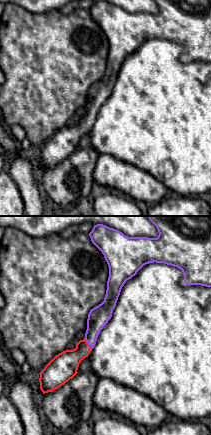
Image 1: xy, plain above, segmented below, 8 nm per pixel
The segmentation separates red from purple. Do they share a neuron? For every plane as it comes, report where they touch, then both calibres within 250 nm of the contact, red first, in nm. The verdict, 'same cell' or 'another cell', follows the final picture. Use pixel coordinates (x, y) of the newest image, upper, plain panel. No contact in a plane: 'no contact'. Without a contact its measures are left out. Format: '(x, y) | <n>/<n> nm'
(88, 120) | 200/170 nm

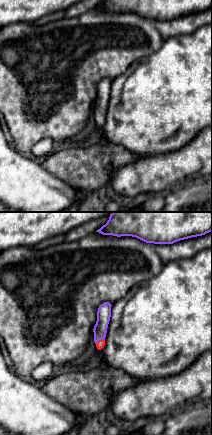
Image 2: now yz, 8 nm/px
(99, 116) | 70/110 nm

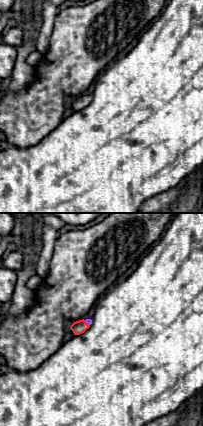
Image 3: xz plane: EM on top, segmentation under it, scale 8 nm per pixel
(86, 99) | 110/50 nm

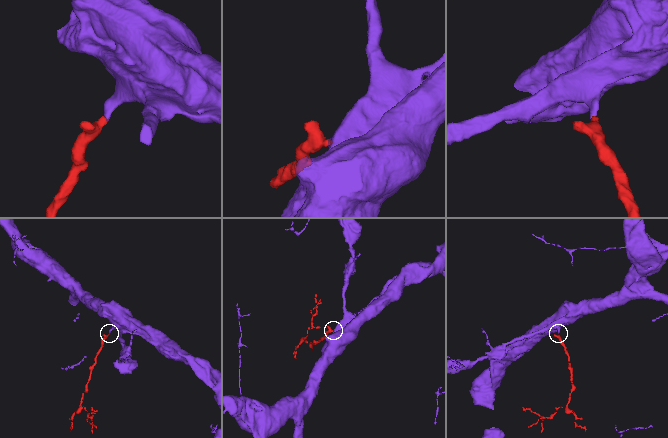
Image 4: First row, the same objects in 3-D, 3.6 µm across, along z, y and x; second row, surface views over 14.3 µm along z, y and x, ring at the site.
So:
same cell

